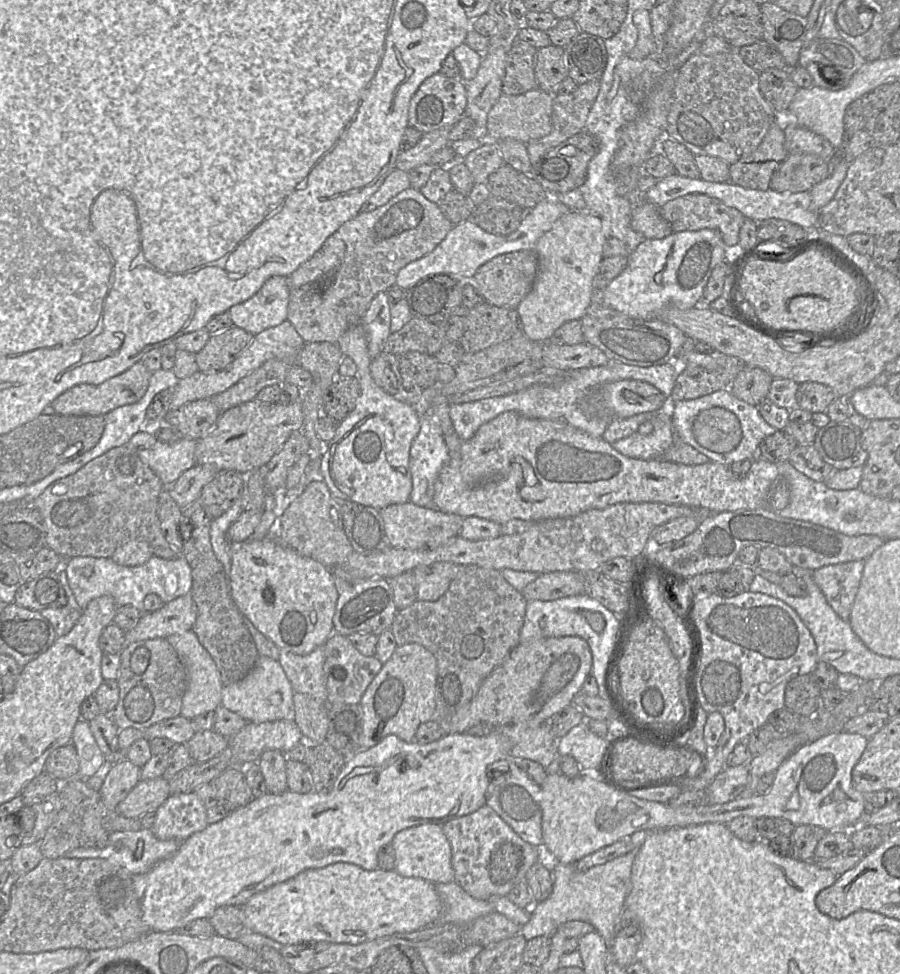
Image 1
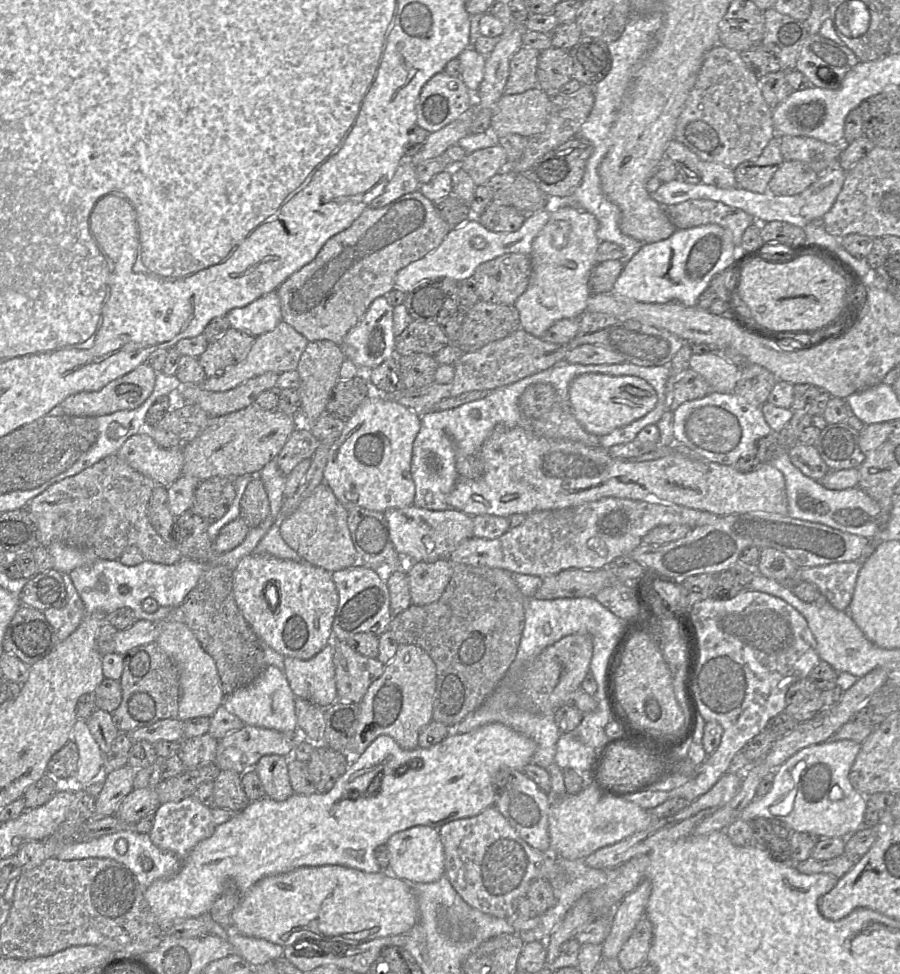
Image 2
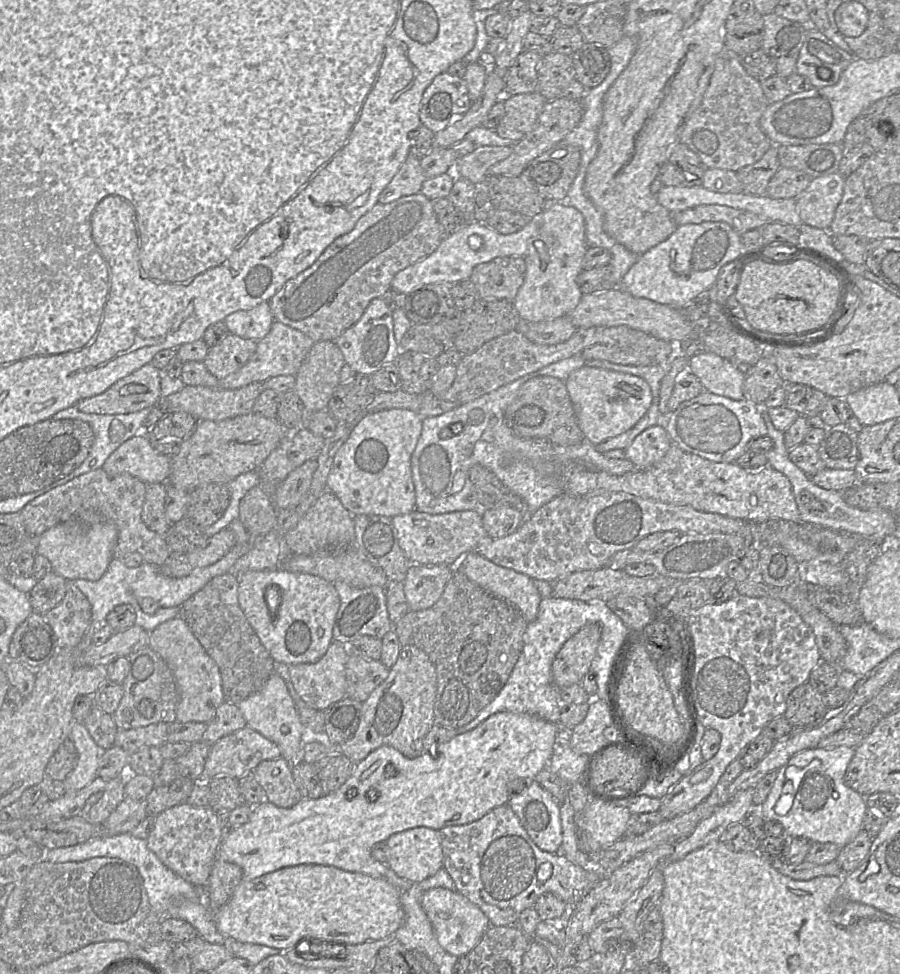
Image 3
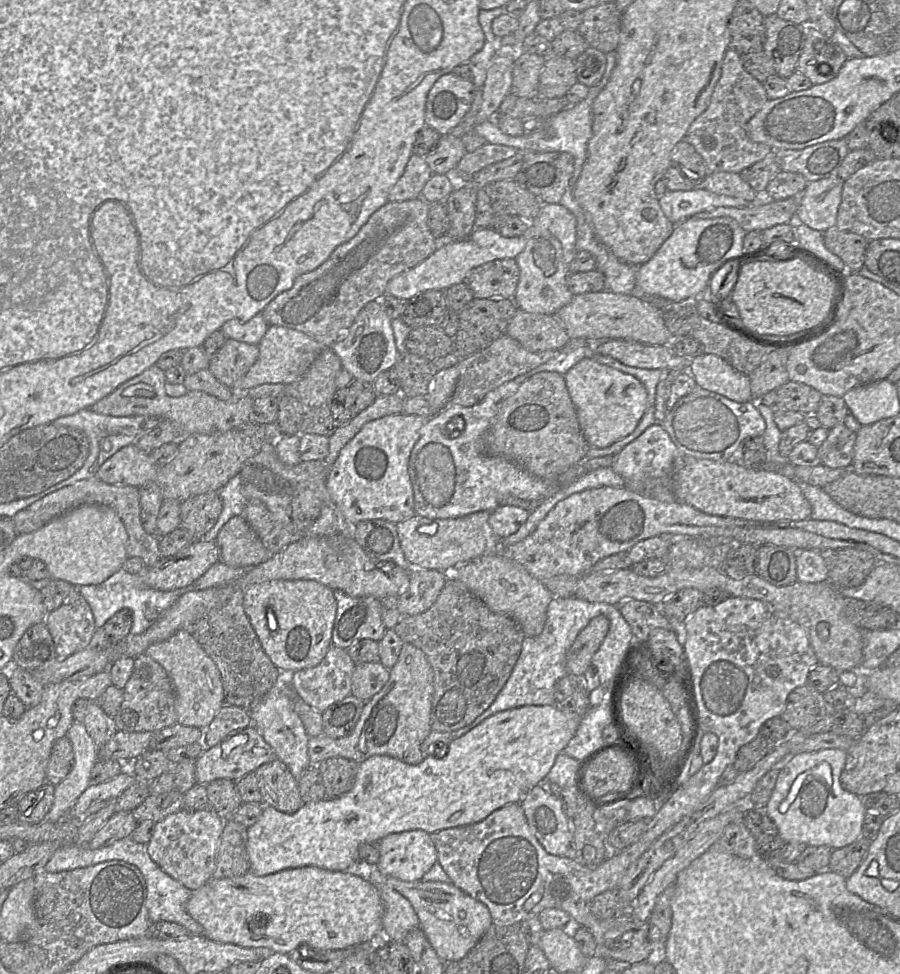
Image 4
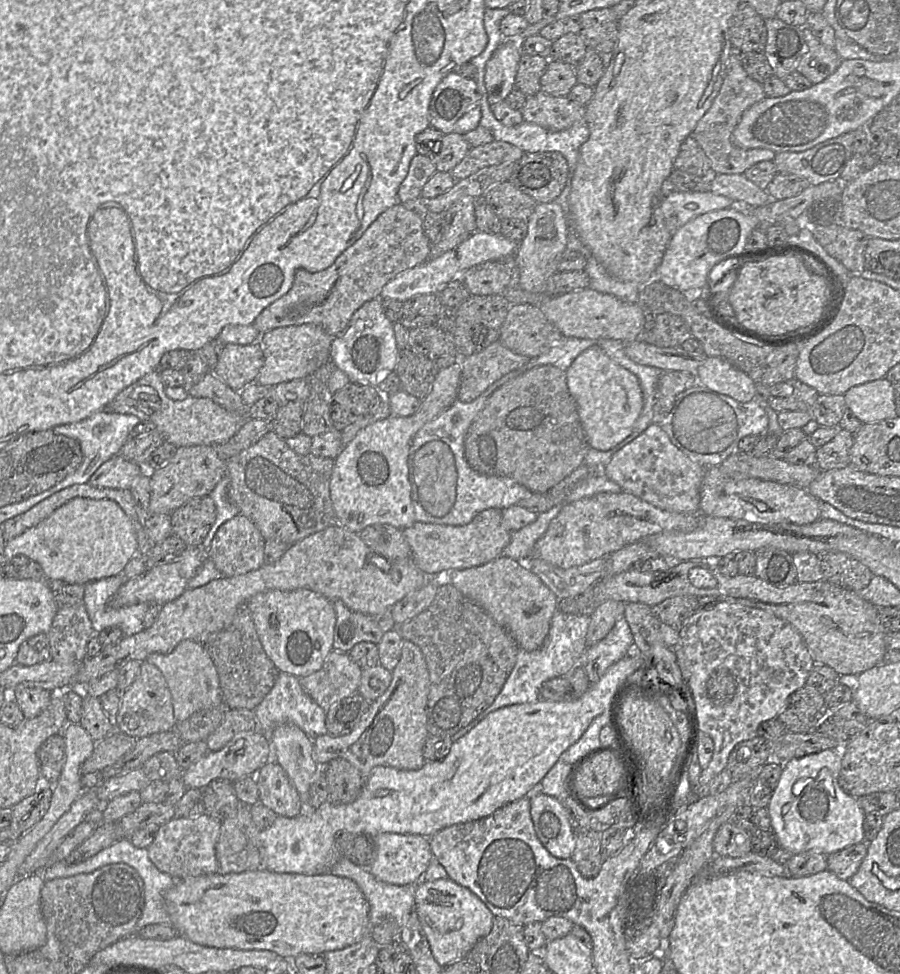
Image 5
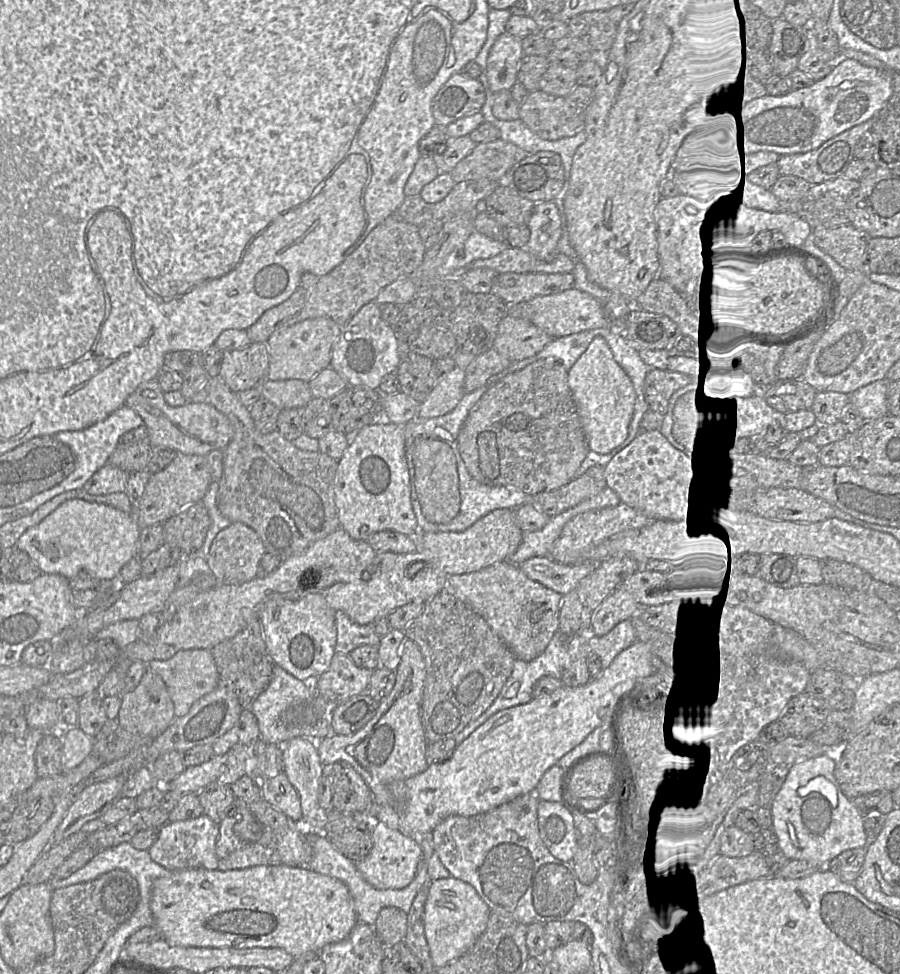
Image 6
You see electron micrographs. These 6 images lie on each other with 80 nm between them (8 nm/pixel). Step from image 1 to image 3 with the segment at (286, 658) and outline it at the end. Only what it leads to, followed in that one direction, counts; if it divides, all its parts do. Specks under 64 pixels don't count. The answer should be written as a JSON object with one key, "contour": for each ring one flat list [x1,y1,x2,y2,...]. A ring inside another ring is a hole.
{"contour":[[331,642,326,652,316,662,290,665,290,679,300,698,309,706,320,711,325,711,331,705,345,698,347,696,345,666,349,655,346,644]]}

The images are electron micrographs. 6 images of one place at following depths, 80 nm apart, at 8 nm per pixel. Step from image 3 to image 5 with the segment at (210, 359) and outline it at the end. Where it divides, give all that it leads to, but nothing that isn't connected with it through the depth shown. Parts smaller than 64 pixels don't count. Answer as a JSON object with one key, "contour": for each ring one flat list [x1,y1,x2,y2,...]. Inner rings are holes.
{"contour":[[259,340,249,345,226,344,217,365,211,371,233,390,241,391,249,384,256,382,264,362,264,353]]}

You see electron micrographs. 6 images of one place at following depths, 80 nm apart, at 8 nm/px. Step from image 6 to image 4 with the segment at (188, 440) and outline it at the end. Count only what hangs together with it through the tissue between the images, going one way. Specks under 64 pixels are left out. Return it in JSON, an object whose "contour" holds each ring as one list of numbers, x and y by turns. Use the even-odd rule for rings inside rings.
{"contour":[[153,365,119,386,108,396,90,407,98,414,110,416,157,416,179,425,182,437,191,434,214,434,230,431,251,422,254,399,239,393,230,401,223,401,203,391,188,391,183,396,171,397,165,391,165,371]]}

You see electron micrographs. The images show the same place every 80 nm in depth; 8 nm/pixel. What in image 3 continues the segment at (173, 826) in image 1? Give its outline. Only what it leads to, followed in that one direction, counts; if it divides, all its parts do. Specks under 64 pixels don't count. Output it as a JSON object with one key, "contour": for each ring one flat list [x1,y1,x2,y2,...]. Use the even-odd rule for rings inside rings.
{"contour":[[185,802,155,816,155,825,147,838,147,846,168,869,192,885,204,887,225,832,217,812,210,807,195,807]]}

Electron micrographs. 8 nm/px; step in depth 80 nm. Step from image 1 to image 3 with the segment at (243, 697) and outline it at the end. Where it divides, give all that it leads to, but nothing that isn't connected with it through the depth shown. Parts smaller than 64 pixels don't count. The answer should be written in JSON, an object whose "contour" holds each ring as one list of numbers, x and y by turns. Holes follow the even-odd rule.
{"contour":[[275,672,259,692,244,699,237,706,243,714,247,726,276,743,283,758,292,763,301,758,304,745,302,742,304,725,286,682,278,673]]}

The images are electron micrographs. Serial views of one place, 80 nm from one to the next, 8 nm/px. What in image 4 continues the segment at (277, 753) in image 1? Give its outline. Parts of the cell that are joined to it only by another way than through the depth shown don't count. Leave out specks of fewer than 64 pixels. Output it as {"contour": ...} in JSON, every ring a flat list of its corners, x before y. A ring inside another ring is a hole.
{"contour":[[278,758,265,763,254,772,262,803,292,814,304,804,297,783,288,766]]}

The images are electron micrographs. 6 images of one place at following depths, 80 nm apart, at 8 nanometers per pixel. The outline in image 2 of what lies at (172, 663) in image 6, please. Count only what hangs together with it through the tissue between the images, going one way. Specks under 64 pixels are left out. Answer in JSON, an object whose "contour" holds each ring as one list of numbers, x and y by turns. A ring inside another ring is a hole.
{"contour":[[184,622,165,624,156,643,174,661,179,671,181,695,178,719,184,722,197,717,211,718,225,699,214,659,202,648,195,634]]}

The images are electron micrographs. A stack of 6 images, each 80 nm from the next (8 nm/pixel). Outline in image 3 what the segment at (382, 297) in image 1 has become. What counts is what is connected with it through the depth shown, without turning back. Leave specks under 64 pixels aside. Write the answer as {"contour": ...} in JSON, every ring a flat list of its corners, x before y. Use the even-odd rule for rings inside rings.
{"contour":[[375,298,365,310,360,320,347,329,337,340,346,364,357,375,371,376,385,365,396,363,400,354,399,343,393,330,393,311,384,298]]}

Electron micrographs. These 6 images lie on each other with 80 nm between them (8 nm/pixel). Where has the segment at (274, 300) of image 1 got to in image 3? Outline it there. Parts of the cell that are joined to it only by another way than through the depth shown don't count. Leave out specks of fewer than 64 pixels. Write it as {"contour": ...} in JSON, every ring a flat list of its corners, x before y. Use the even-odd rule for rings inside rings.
{"contour":[[268,301,249,310,236,311,224,320,230,333,255,341,263,339,270,332,274,321]]}

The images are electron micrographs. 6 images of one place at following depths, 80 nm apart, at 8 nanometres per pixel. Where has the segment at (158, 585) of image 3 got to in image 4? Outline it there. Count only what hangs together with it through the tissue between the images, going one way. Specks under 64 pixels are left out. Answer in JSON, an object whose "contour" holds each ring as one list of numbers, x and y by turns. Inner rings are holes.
{"contour":[[124,568,114,573,100,584,75,586,89,604,95,621,96,628,101,628,105,623,121,609,129,609,132,612,132,635,144,633,154,622,145,618,144,610,147,605,153,606,158,612,170,608,184,593,193,590,190,585,185,588,171,591,160,591,146,585,143,574,130,574]]}

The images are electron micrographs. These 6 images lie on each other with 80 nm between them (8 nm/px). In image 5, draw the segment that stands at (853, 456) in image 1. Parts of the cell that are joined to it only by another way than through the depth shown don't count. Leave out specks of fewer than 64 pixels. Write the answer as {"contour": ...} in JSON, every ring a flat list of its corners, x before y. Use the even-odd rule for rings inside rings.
{"contour":[[838,428,836,436,817,448,816,466,821,471,845,468,850,465,850,449,854,443,854,434]]}

